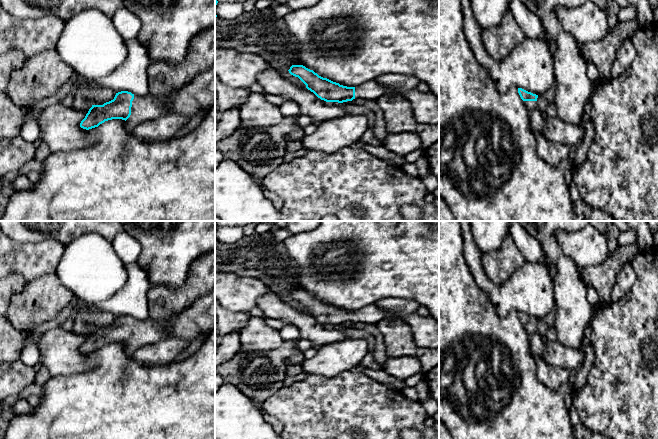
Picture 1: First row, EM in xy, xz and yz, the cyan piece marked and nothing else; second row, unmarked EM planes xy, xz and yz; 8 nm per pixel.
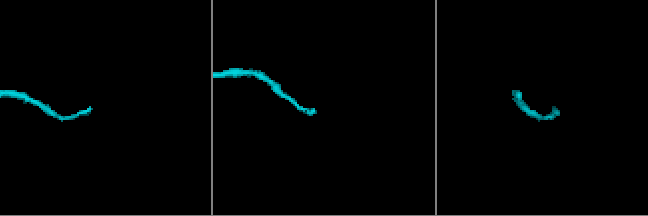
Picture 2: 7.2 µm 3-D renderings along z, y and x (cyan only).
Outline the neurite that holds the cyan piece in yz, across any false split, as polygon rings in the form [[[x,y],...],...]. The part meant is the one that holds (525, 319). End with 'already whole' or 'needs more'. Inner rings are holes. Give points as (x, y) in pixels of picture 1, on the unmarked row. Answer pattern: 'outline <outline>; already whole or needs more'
outline [[[518,312],[518,317],[528,335],[532,354],[542,356],[545,343],[542,341],[537,329],[538,319],[528,316],[522,312]]]; needs more

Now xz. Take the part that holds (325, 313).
outline [[[292,289],[289,297],[298,301],[308,314],[326,326],[343,327],[353,323],[376,324],[385,317],[396,316],[378,309],[375,304],[356,311],[347,311],[323,302],[303,289]]]; needs more

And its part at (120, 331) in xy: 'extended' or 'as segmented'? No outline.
extended

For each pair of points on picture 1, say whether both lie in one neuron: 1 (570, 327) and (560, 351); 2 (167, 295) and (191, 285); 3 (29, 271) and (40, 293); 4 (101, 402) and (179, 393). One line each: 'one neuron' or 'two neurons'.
1: two neurons
2: one neuron
3: two neurons
4: one neuron

